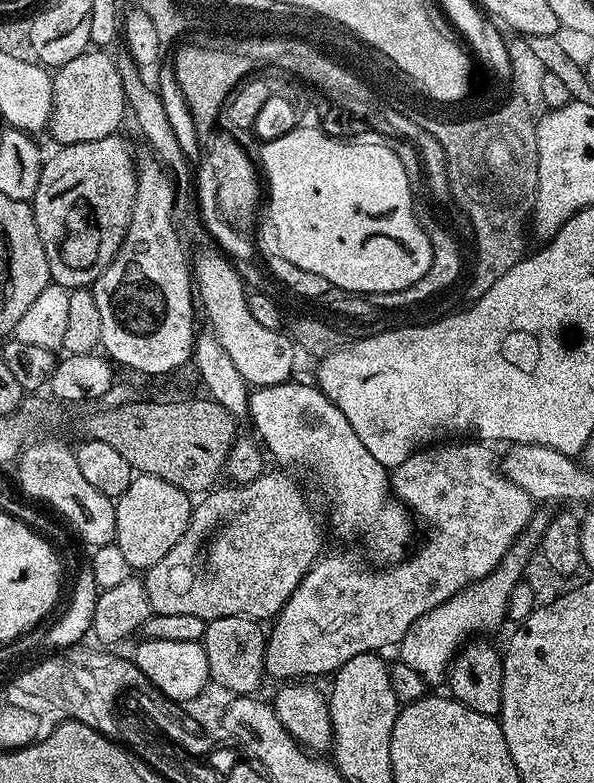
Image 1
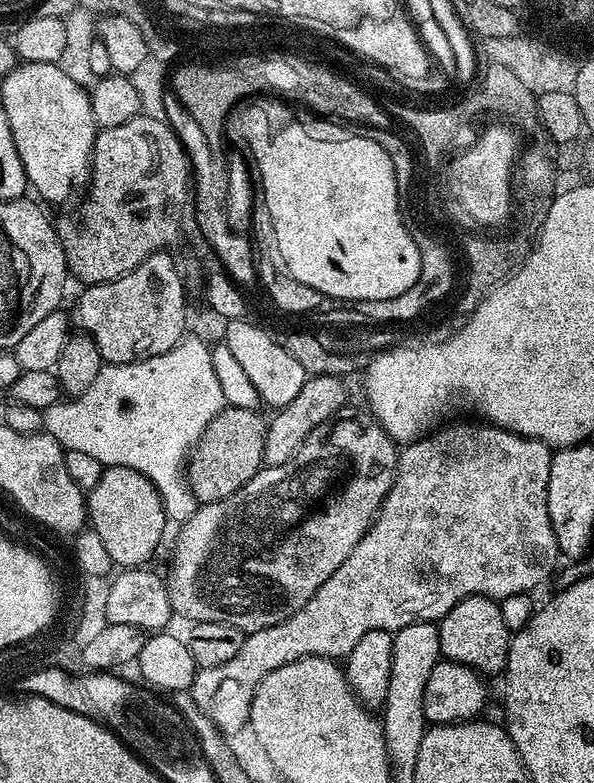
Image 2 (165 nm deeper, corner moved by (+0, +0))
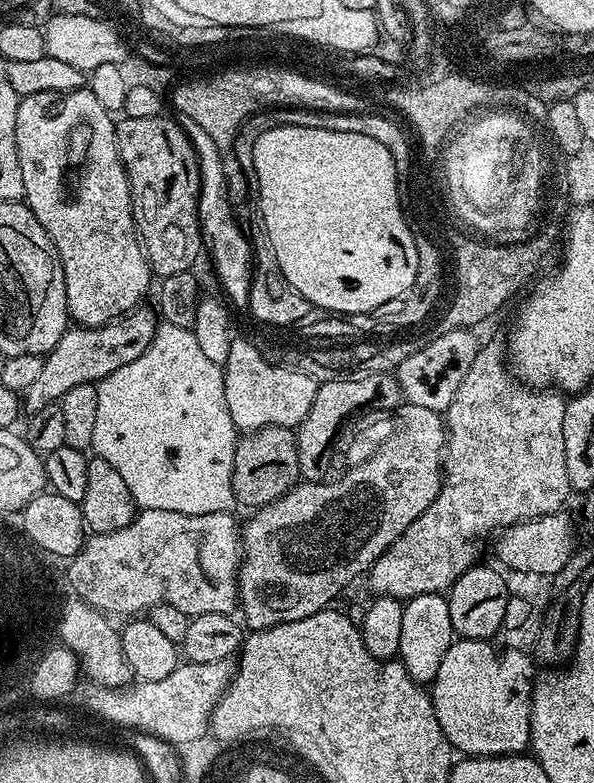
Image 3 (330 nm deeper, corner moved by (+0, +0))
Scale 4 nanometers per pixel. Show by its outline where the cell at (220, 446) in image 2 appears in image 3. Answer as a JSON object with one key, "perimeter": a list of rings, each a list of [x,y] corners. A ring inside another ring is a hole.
{"perimeter":[[[266,426],[241,435],[234,454],[234,494],[236,504],[255,510],[282,498],[301,479],[296,449],[296,433],[291,428]]]}

